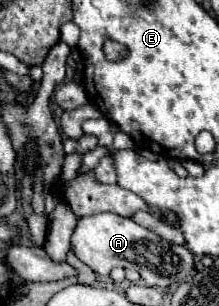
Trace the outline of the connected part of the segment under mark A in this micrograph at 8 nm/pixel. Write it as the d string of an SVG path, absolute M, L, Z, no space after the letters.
M115 213L81 217L77 221L71 245L75 249L75 255L95 273L109 275L113 267L129 267L135 269L149 287L171 287L175 283L181 283L187 279L187 265L189 273L193 269L193 253L187 251L185 245L169 245L169 241L157 233L137 225L133 219L125 219Z

